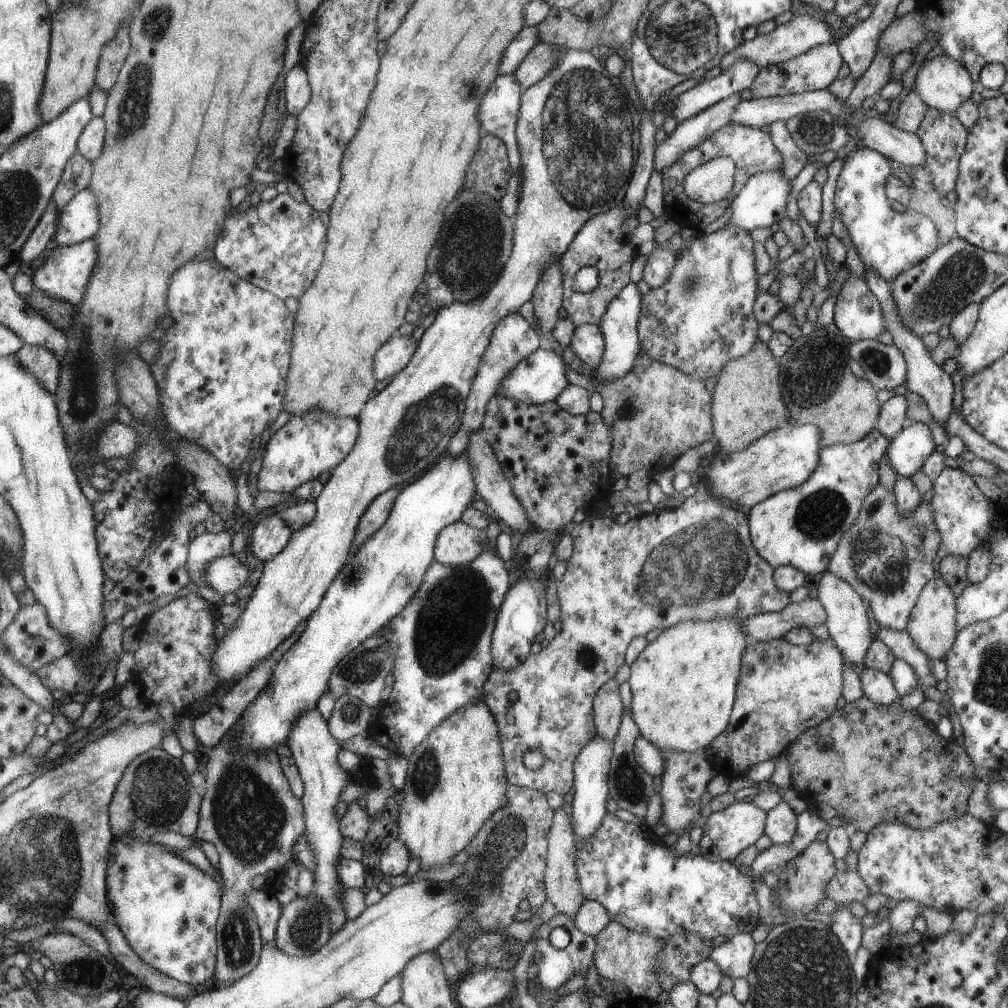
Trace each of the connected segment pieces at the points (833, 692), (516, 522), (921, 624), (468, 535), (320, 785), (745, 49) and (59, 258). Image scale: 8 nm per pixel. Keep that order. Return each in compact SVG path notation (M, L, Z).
M830 636L827 640L814 638L803 646L791 644L783 638L757 641L757 644L746 646L730 720L725 730L701 750L713 770L729 781L741 777L754 764L779 757L799 734L833 714L842 691L843 663L841 650Z
M476 431L469 436L466 452L470 461L471 472L473 473L474 483L477 485L477 492L482 500L487 504L490 514L495 519L501 519L511 529L517 530L522 534L532 529L530 520L527 518L526 510L523 508L522 501L514 495L510 481L502 472L502 467L495 458L492 448L484 438L481 431Z
M931 578L922 588L913 610L910 612L910 620L906 624L906 631L916 647L926 654L928 659L943 660L949 654L955 638L956 600L950 586L941 578Z
M460 520L438 532L434 561L447 566L461 566L477 558L487 546L484 529L474 529Z
M310 708L301 718L297 719L286 744L290 750L291 758L298 767L299 776L305 790L301 795L303 812L305 813L305 836L311 850L315 855L315 868L313 870L313 890L321 902L326 904L330 929L334 933L345 923L341 902L337 900L337 890L341 888L338 880L338 868L342 833L337 828L337 818L333 814L333 806L337 804L337 796L345 786L345 772L335 762L335 752L339 752L339 744L335 744L335 737L331 736L329 725L316 708Z
M805 15L795 16L789 22L775 26L774 30L767 34L752 34L747 41L743 41L743 44L739 44L737 48L723 55L718 66L722 71L730 67L736 60L747 59L754 61L761 70L763 67L785 62L791 57L809 50L811 47L830 43L833 39L833 33L830 31L832 30L824 22Z
M94 238L68 247L57 246L33 273L33 286L46 295L78 305L84 299L93 268L97 266L97 258L99 258L99 252L97 252L97 241Z

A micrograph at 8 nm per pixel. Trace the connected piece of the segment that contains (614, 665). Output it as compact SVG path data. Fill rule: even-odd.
M707 485L699 486L692 496L686 497L681 506L677 508L663 508L653 510L651 513L636 514L623 525L616 524L610 515L589 512L571 524L568 534L574 542L574 548L571 556L566 560L566 569L563 575L557 579L551 579L556 588L558 603L560 608L561 629L554 634L545 648L540 648L536 654L530 653L519 665L503 670L502 668L491 667L489 678L485 680L482 686L482 699L488 705L490 711L494 714L494 719L498 723L498 731L501 733L502 757L505 761L506 782L507 784L520 787L535 789L539 792L555 791L561 797L569 792L569 788L574 784L574 773L572 772L573 761L577 758L582 748L596 736L596 730L593 728L593 700L599 686L606 683L617 668L624 663L624 654L630 644L630 640L637 635L645 635L653 628L663 630L675 623L686 620L708 621L709 619L718 619L723 617L735 617L737 620L747 619L750 616L759 613L768 613L781 611L786 607L789 601L789 593L777 587L774 582L774 569L766 560L758 555L754 549L753 541L749 540L747 534L747 518L739 510L731 510L729 506L723 506L719 502L719 497L711 494ZM527 748L538 748L545 757L542 766L533 771L526 770L521 763L521 756Z

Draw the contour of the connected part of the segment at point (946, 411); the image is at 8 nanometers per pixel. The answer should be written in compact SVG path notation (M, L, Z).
M864 266L864 281L869 285L870 291L880 301L883 317L885 320L885 329L889 332L892 338L892 344L895 345L903 355L906 362L905 373L905 388L909 392L915 392L925 400L928 412L931 414L933 420L941 424L952 411L951 398L953 398L953 384L951 378L947 373L938 367L933 360L931 360L930 352L927 352L921 339L913 335L910 330L907 330L900 322L896 311L894 310L894 302L889 290L888 282L882 279L875 271Z

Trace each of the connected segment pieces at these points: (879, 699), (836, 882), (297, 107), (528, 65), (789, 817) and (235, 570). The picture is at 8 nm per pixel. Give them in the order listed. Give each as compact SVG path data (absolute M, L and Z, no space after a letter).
M865 667L859 674L862 693L875 704L888 705L899 698L887 674Z
M836 870L825 890L825 897L833 899L836 903L844 905L851 901L863 904L863 899L869 894L870 893L863 884L863 881L859 878L859 875L845 870Z
M299 62L287 72L283 92L287 114L296 115L309 102L308 76Z
M537 42L512 72L512 75L517 78L521 88L529 88L537 83L547 71L550 71L555 63L558 63L558 56L564 50L556 45Z
M779 801L766 812L765 831L772 844L787 844L793 839L797 828L797 815L785 803Z
M236 553L212 558L202 570L202 580L220 595L234 593L245 582L247 575L248 571L239 563Z

